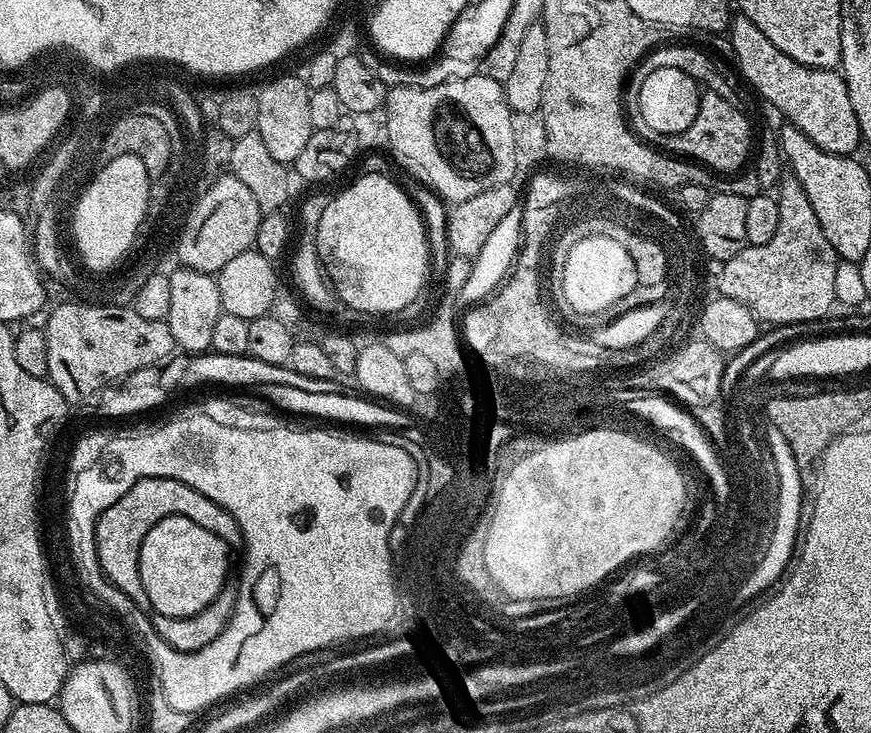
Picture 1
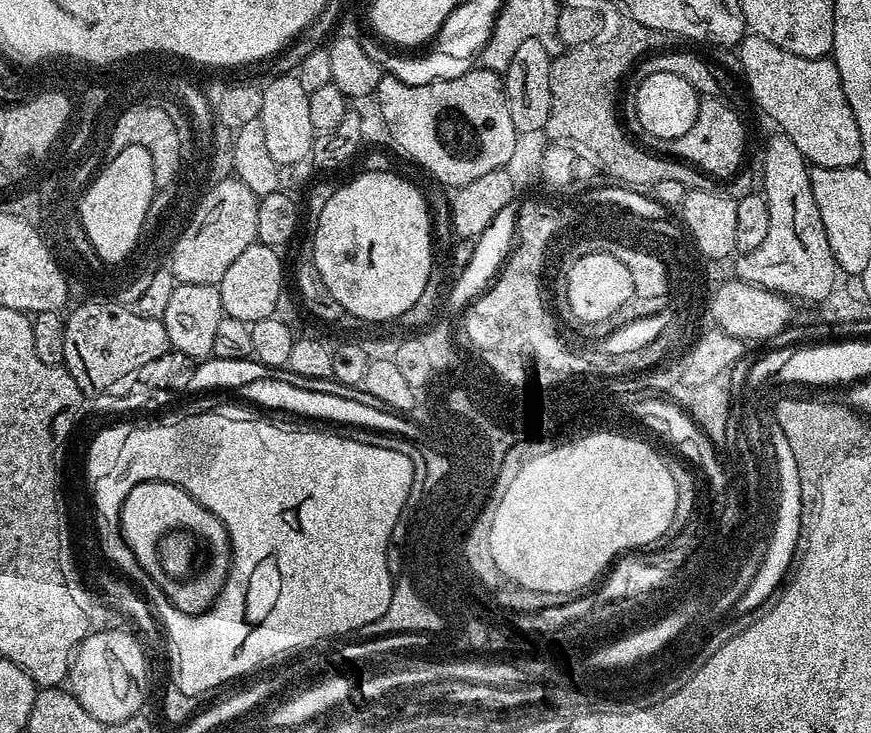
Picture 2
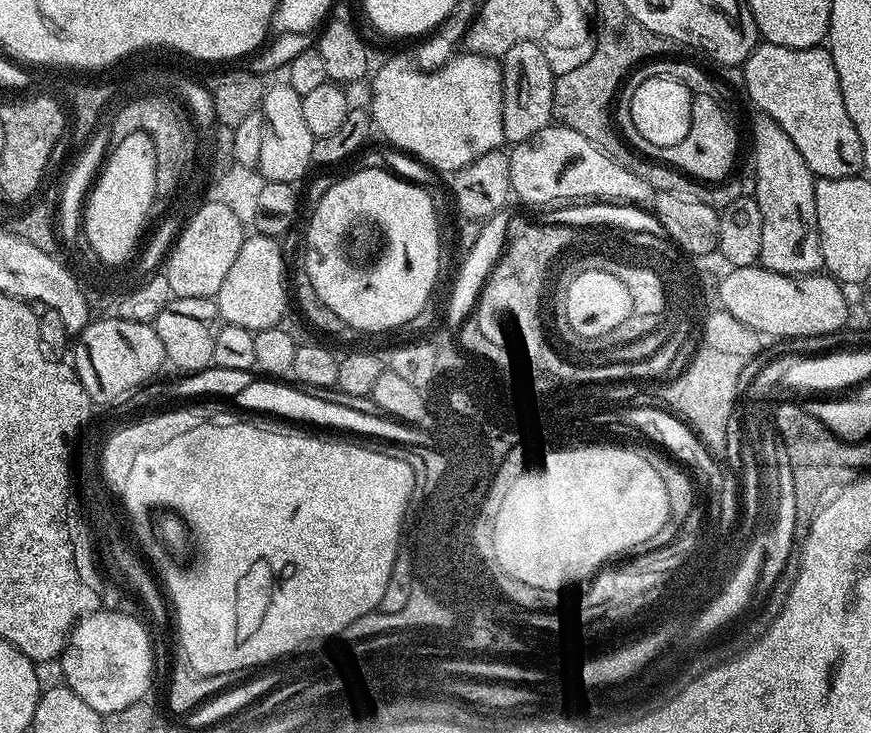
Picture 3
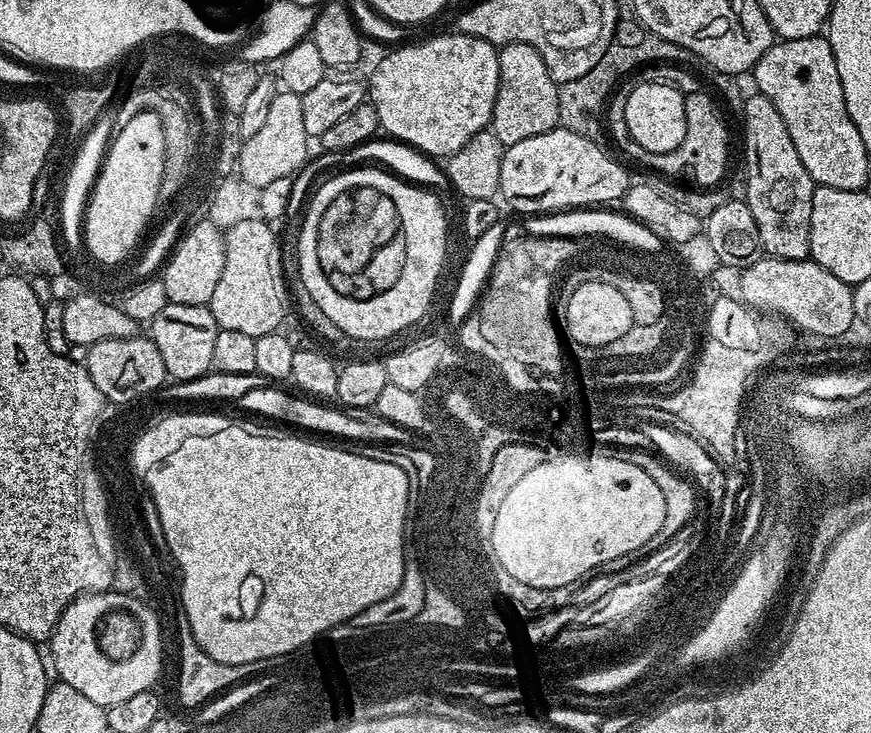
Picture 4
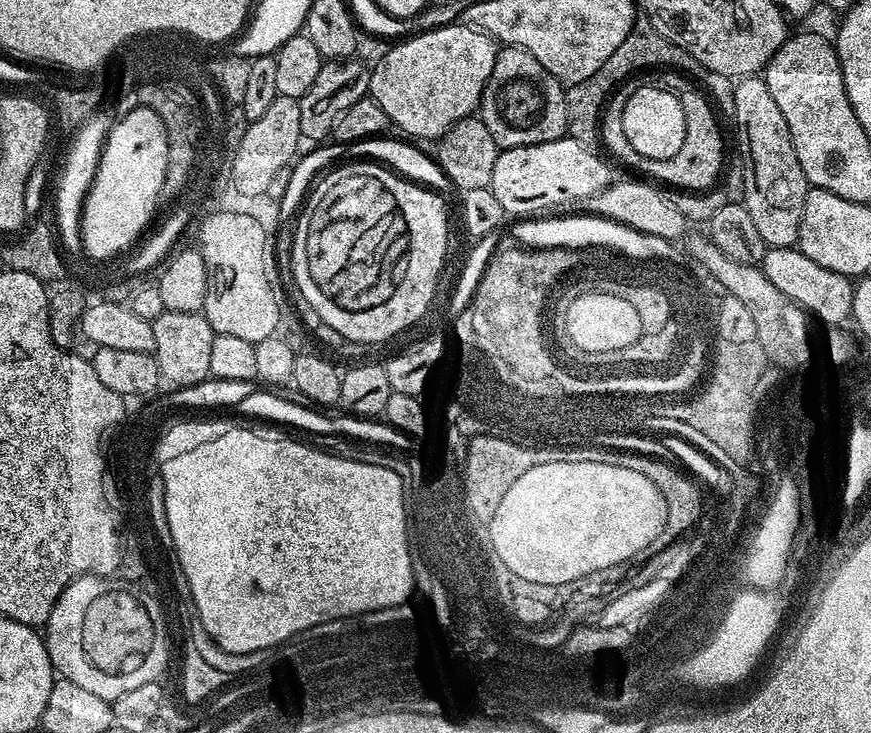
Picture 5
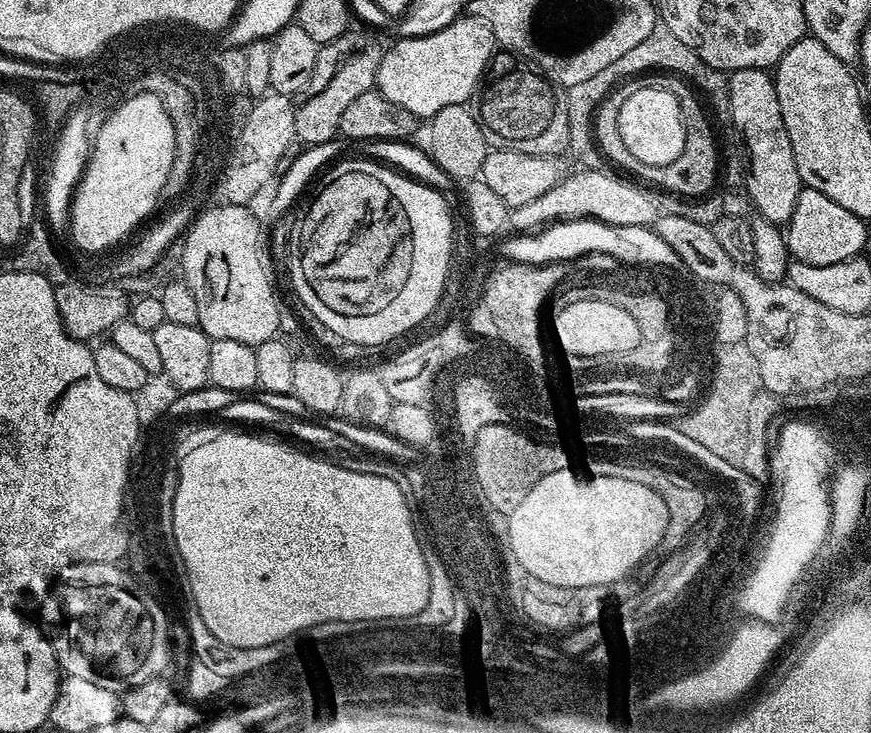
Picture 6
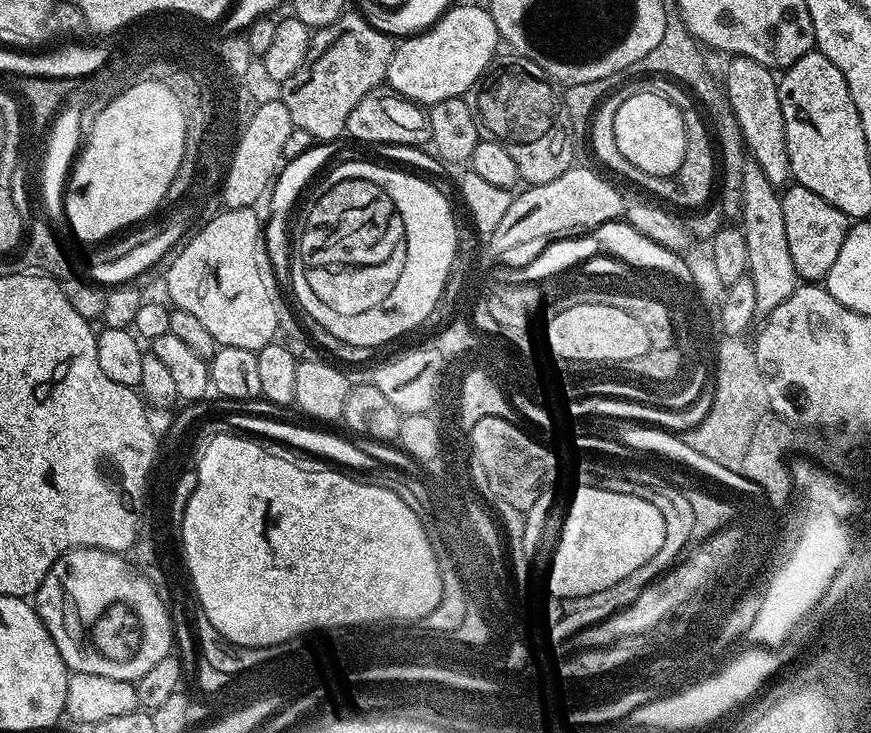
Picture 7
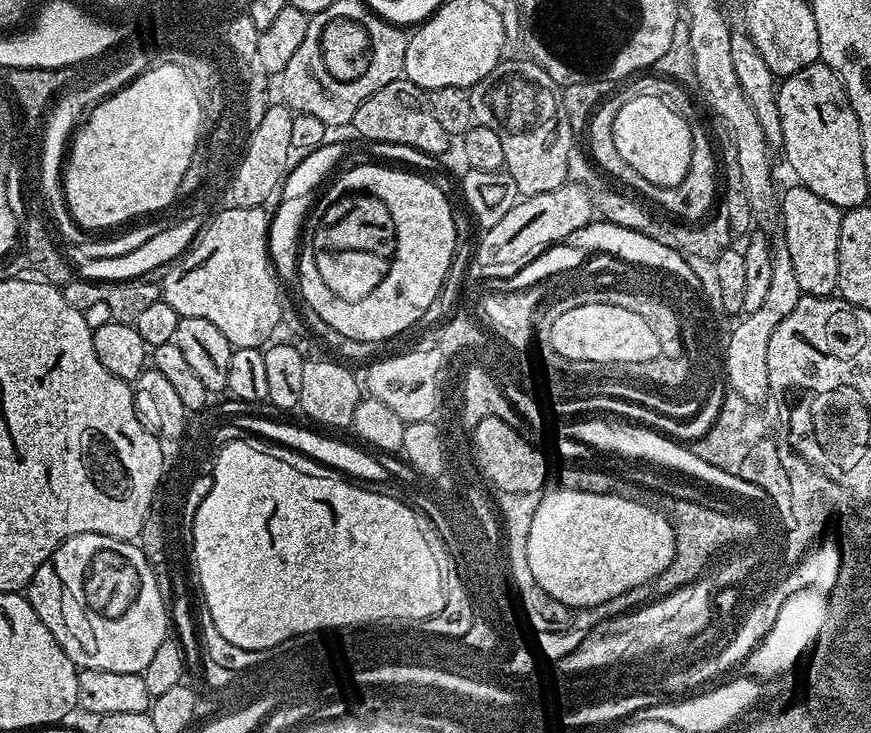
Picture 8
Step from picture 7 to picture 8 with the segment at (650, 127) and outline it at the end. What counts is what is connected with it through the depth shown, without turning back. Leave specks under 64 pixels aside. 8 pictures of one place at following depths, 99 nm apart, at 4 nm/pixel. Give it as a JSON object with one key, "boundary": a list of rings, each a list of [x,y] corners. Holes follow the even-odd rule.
{"boundary":[[[633,98],[622,106],[614,120],[614,146],[646,182],[658,186],[682,182],[692,161],[692,131],[688,122],[658,98]]]}

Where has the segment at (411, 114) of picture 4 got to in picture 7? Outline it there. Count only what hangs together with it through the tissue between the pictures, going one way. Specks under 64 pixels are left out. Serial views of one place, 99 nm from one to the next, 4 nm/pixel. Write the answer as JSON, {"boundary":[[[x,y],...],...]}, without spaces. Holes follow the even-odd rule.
{"boundary":[[[457,3],[448,8],[432,27],[401,39],[393,47],[392,57],[388,63],[387,87],[421,106],[431,106],[446,98],[464,96],[471,93],[480,75],[493,63],[492,55],[496,52],[496,44],[500,43],[500,31],[494,26],[494,18],[488,13],[487,7],[480,5],[479,8],[476,4]]]}

